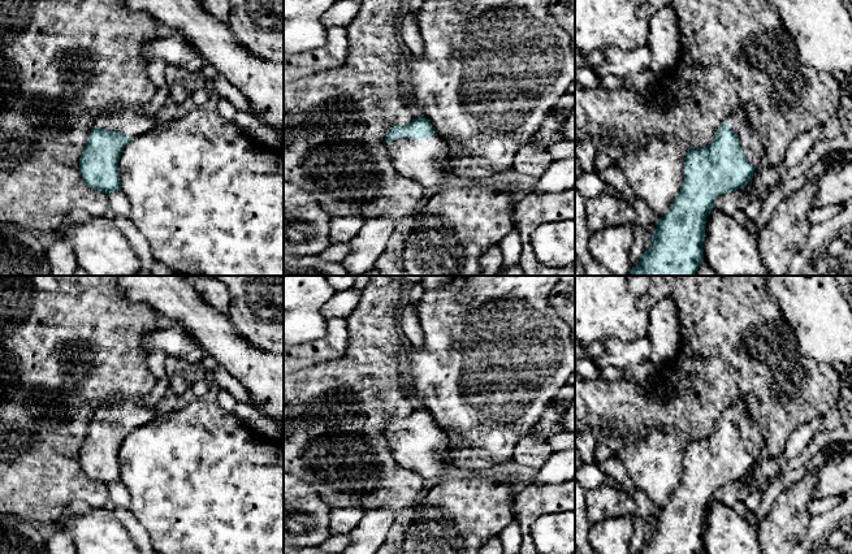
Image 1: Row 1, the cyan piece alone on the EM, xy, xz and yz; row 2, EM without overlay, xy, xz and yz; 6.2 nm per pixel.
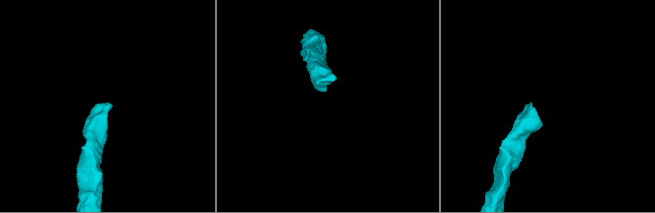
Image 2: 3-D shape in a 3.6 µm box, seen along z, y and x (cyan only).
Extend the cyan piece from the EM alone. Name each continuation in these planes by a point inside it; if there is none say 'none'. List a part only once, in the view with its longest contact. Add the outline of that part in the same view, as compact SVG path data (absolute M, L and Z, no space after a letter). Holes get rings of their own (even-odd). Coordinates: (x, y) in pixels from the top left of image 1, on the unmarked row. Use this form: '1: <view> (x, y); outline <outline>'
1: xz (419, 451); outline M441 428L392 432L386 438L395 462L425 482L436 482L447 475L449 466L440 456L447 443Z

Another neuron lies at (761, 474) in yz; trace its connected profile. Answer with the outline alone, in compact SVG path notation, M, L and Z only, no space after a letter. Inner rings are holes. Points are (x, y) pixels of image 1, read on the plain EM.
M817 416L809 423L801 425L787 441L782 455L771 459L765 459L757 464L743 480L752 489L764 486L780 471L782 466L797 456L805 450L813 437L817 434L821 425L823 425L823 416Z

